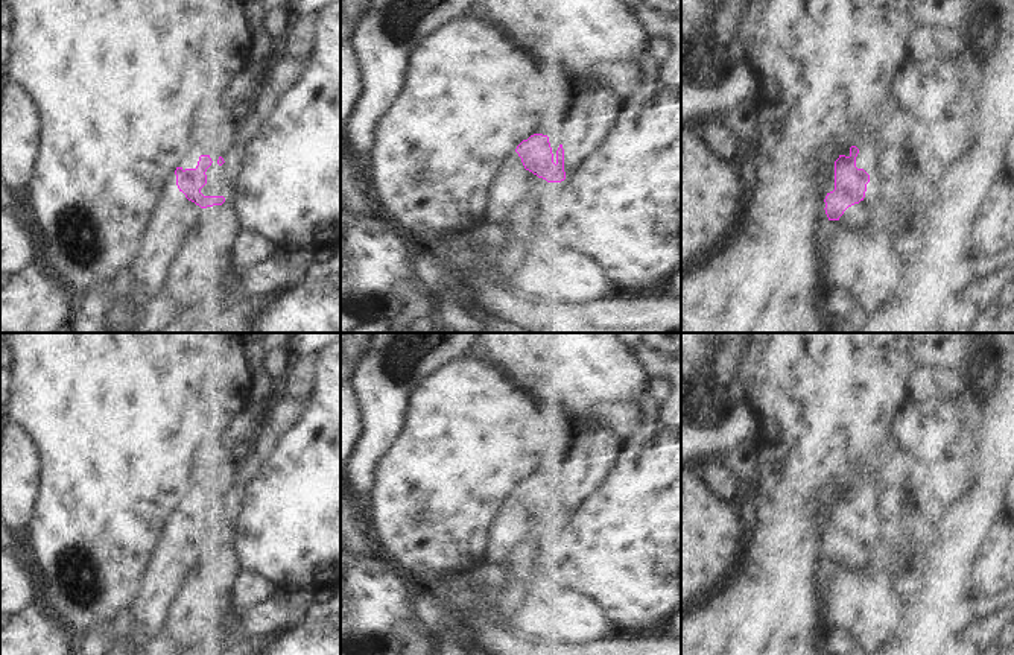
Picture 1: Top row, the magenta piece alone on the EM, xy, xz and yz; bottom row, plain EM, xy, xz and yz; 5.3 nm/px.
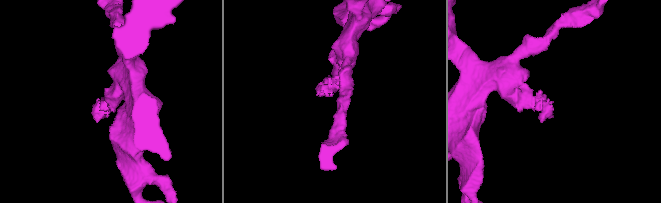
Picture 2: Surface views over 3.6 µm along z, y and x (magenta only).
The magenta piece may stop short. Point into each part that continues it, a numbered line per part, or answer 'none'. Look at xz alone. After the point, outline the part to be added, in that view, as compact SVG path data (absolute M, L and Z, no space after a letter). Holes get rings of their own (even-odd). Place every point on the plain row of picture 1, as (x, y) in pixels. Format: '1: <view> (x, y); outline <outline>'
1: xz (513, 528); outline M517 492L506 495L488 527L486 561L520 567L537 532L546 524L546 520L524 509Z

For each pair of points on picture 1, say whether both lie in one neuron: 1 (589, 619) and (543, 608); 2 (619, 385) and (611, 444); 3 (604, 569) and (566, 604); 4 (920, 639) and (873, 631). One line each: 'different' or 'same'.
1: same
2: different
3: different
4: different

